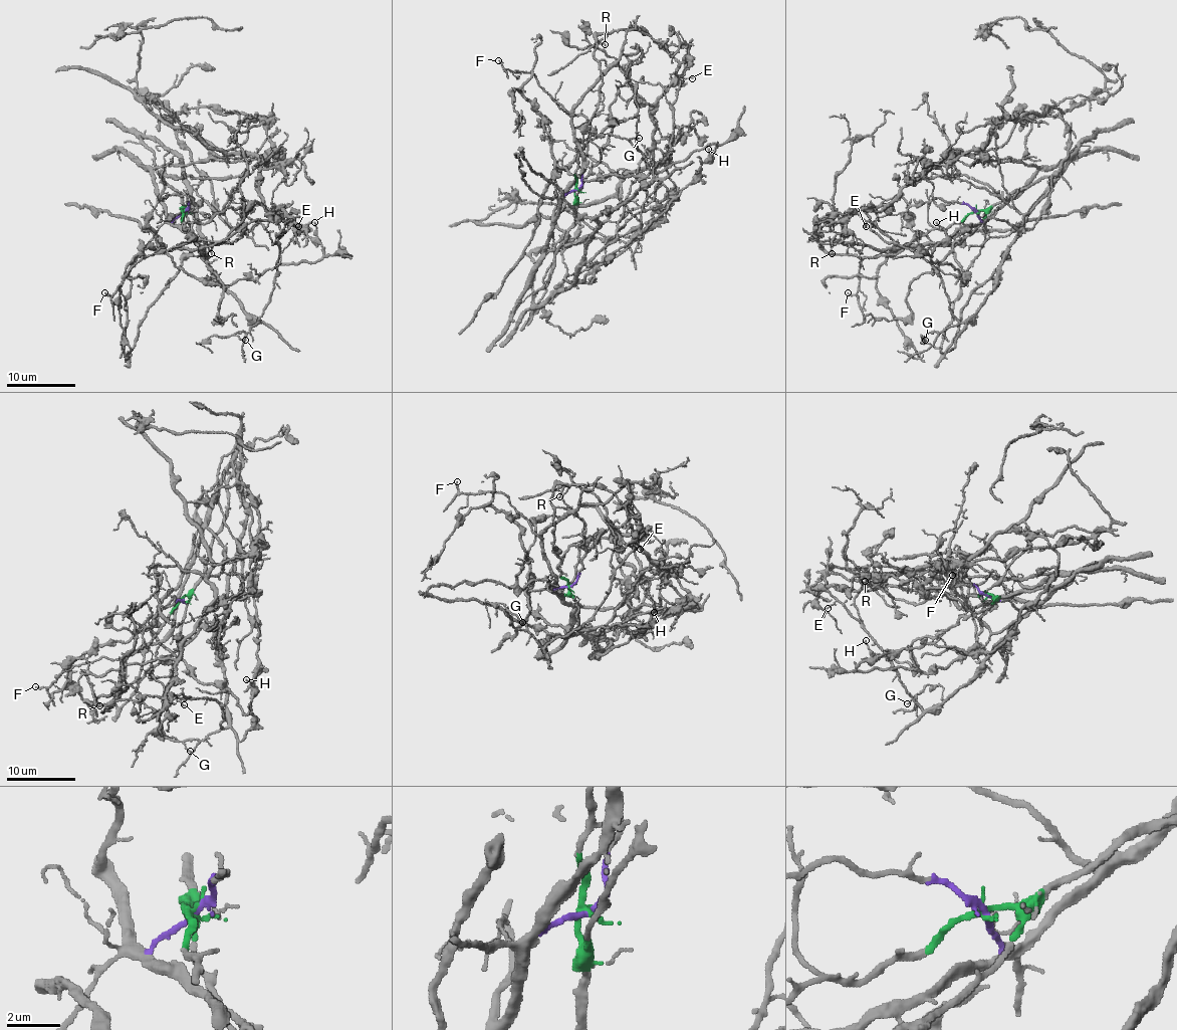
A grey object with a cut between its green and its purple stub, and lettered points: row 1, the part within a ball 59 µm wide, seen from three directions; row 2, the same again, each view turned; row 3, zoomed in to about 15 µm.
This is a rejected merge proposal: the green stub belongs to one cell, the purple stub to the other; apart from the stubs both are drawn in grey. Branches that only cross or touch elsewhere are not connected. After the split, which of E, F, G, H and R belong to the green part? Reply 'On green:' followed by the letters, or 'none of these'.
On green: E, G, R

